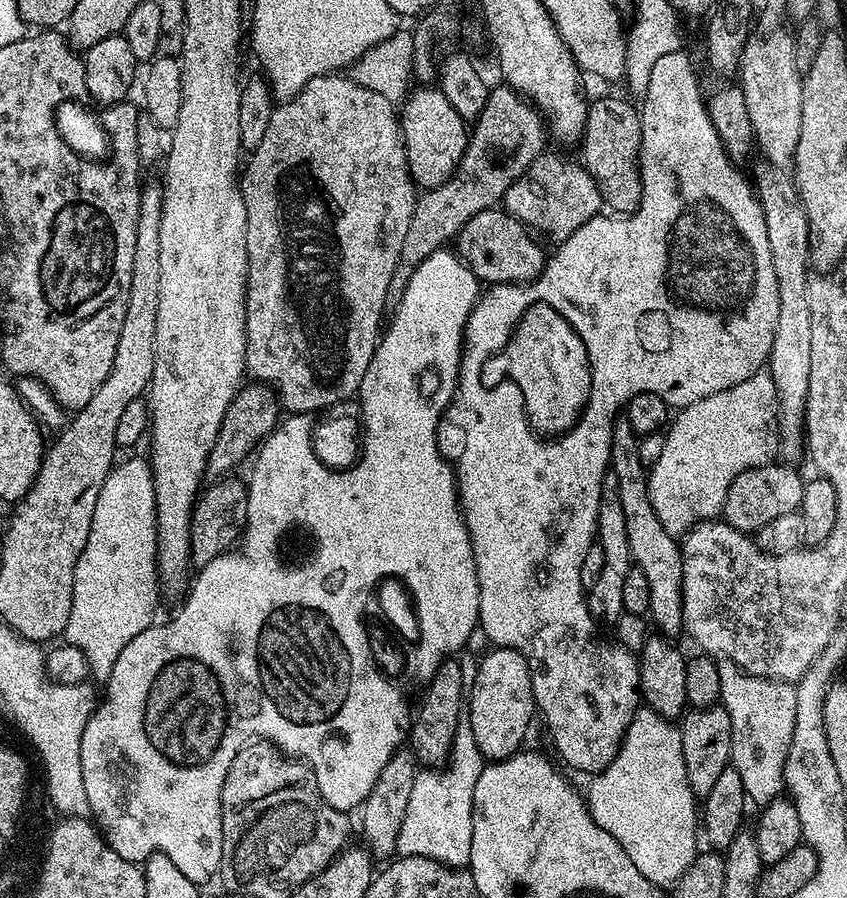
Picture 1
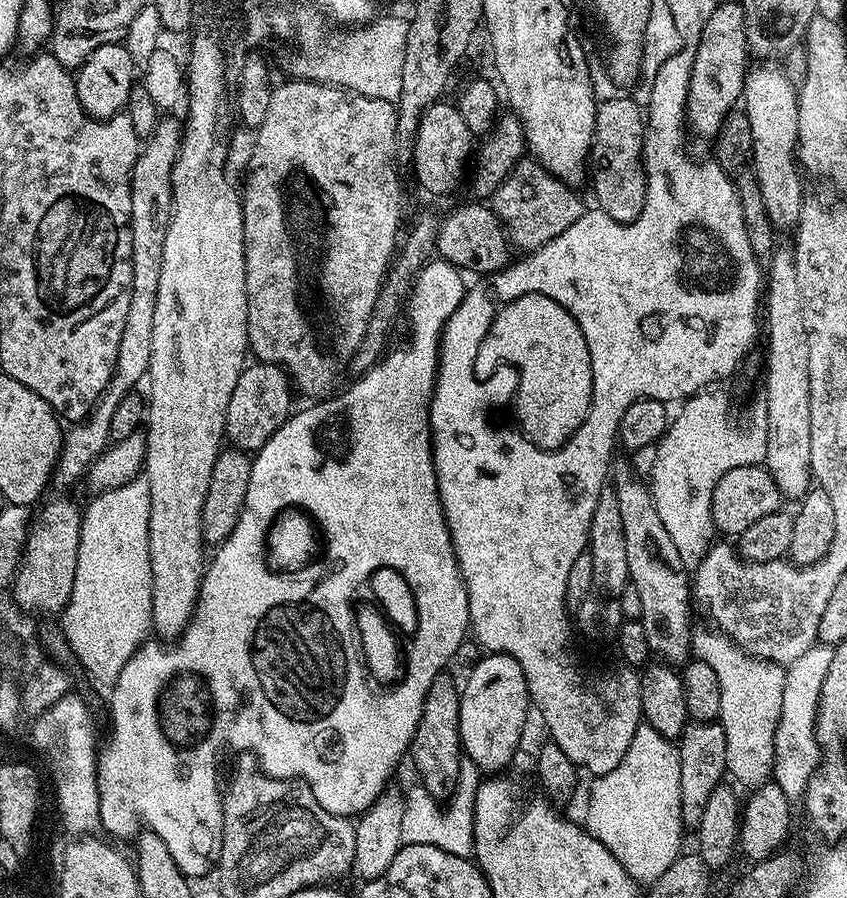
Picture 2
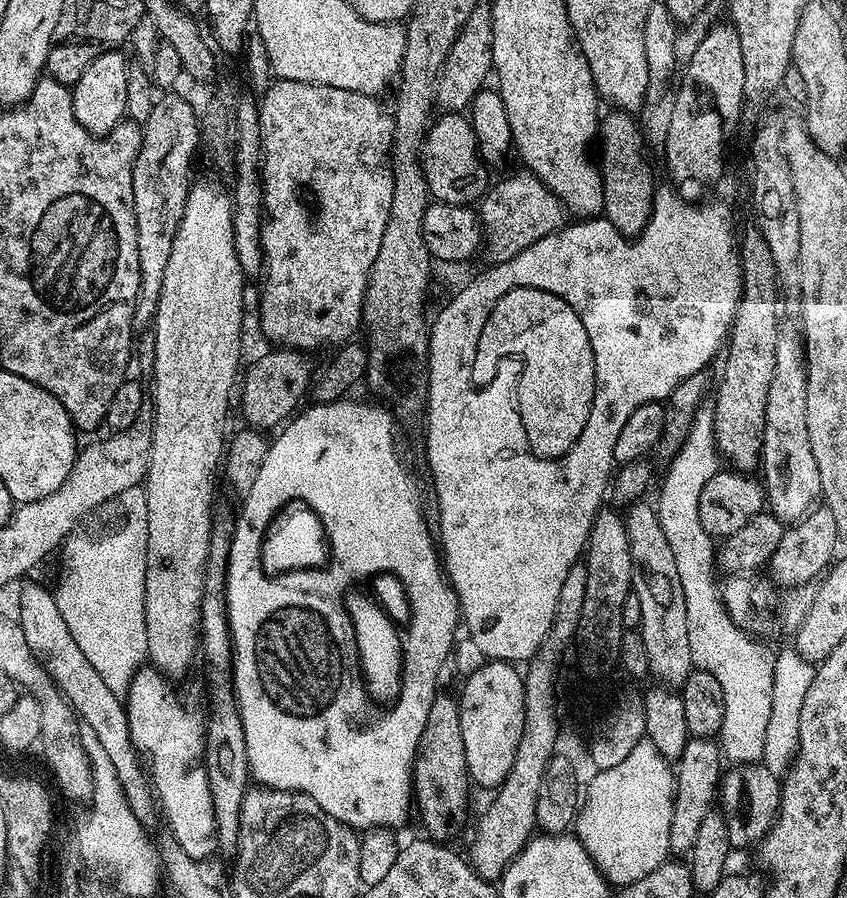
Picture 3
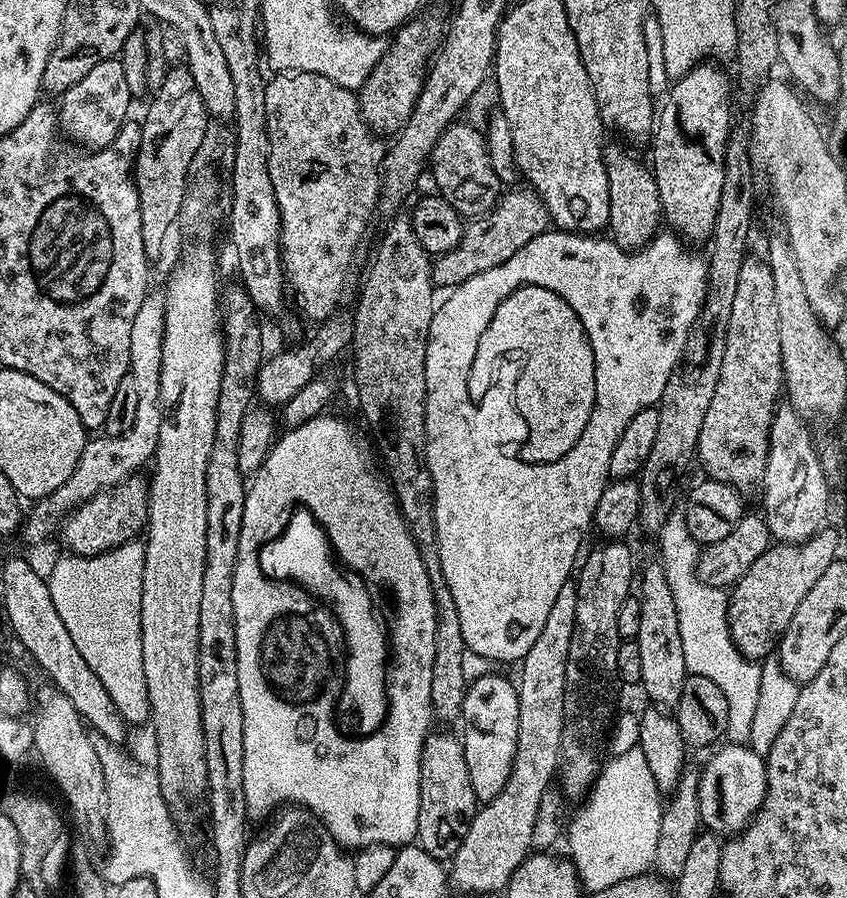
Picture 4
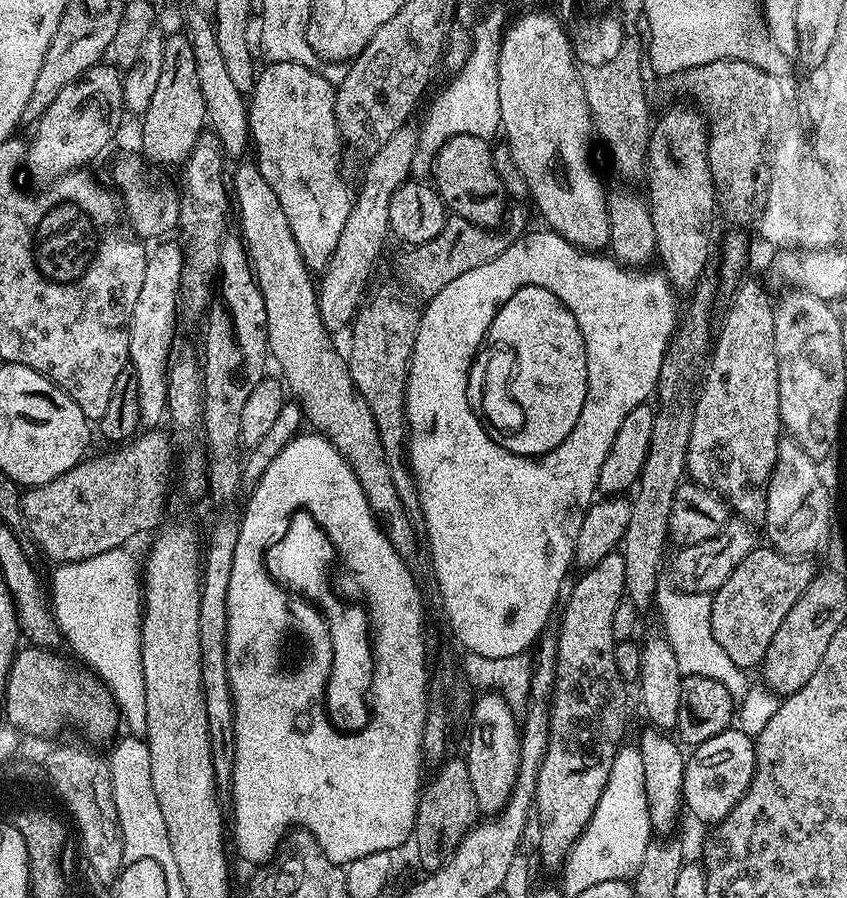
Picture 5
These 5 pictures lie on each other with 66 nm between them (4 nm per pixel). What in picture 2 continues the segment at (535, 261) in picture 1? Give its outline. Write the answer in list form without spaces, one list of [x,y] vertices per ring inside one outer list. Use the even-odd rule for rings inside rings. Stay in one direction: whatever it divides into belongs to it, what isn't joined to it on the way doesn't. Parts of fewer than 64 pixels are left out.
[[[476,203],[480,204],[464,204],[439,221],[435,255],[465,273],[491,274],[499,272],[500,269],[507,268],[510,263],[508,233],[505,232],[500,219],[487,203]]]

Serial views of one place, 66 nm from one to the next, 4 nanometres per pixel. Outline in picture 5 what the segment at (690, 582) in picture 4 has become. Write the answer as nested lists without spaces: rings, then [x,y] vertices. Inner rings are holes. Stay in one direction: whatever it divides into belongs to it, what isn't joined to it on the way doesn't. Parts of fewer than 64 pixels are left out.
[[[661,591],[657,595],[654,604],[660,607],[660,620],[664,623],[662,635],[670,642],[674,650],[674,658],[678,658],[678,670],[681,677],[701,676],[702,678],[714,678],[730,690],[734,698],[740,698],[750,687],[745,669],[738,667],[722,650],[715,632],[712,631],[712,596],[702,592],[676,592]]]

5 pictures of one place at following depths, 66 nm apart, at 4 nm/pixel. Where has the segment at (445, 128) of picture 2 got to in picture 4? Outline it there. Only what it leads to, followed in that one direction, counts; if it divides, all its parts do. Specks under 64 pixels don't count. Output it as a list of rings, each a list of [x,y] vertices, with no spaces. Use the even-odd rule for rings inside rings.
[[[453,122],[436,139],[436,145],[430,157],[430,172],[436,183],[435,191],[443,196],[461,217],[475,218],[483,216],[496,205],[502,195],[502,185],[498,174],[490,170],[490,158],[486,154],[486,142],[483,131],[472,124]]]

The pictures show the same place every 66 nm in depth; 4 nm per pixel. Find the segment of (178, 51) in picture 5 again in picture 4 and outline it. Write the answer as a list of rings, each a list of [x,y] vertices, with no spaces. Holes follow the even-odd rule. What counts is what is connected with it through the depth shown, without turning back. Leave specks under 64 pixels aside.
[[[180,62],[169,67],[164,74],[164,81],[155,89],[156,97],[148,104],[148,113],[140,124],[140,144],[134,153],[134,183],[138,190],[138,202],[142,214],[142,242],[144,253],[150,258],[164,248],[164,239],[168,231],[173,231],[179,218],[179,207],[182,206],[183,191],[186,190],[187,170],[198,146],[201,145],[202,136],[210,121],[206,106],[198,94],[198,86],[194,86],[194,78],[190,78],[188,65]]]

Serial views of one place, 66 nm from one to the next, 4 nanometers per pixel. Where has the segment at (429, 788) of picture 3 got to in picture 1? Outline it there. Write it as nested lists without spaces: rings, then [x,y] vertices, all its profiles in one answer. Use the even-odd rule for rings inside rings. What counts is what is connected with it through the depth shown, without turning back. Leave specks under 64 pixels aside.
[[[445,658],[438,666],[438,670],[433,674],[431,680],[423,685],[422,692],[424,697],[420,700],[420,705],[415,705],[414,715],[410,720],[410,745],[411,751],[414,753],[417,761],[424,766],[440,766],[447,761],[452,743],[454,742],[454,734],[458,730],[458,726],[462,723],[462,709],[466,704],[466,689],[462,686],[462,670],[460,669],[459,659]]]

